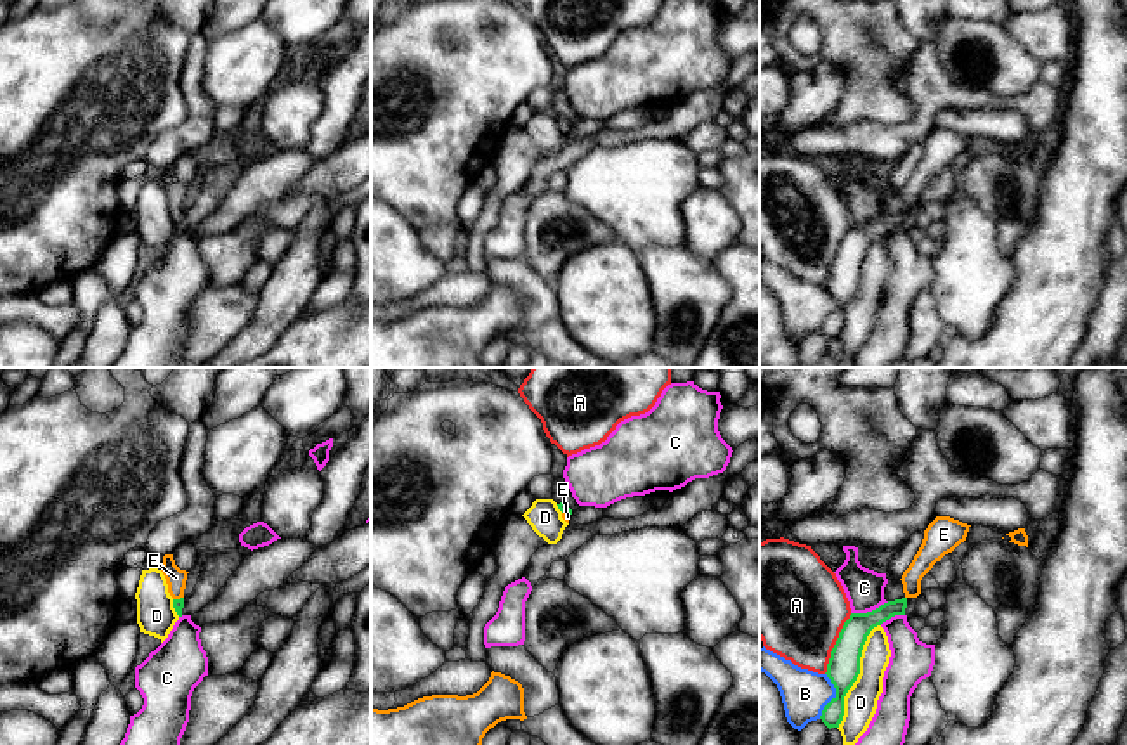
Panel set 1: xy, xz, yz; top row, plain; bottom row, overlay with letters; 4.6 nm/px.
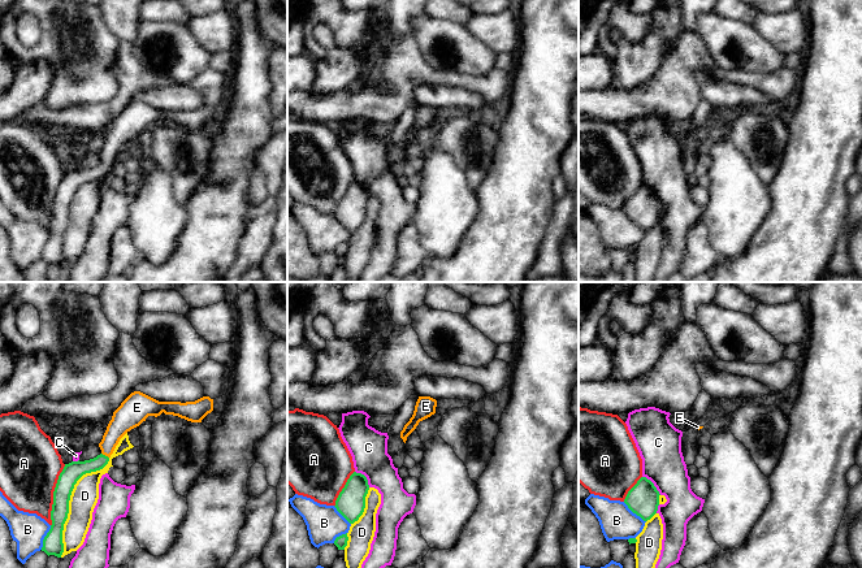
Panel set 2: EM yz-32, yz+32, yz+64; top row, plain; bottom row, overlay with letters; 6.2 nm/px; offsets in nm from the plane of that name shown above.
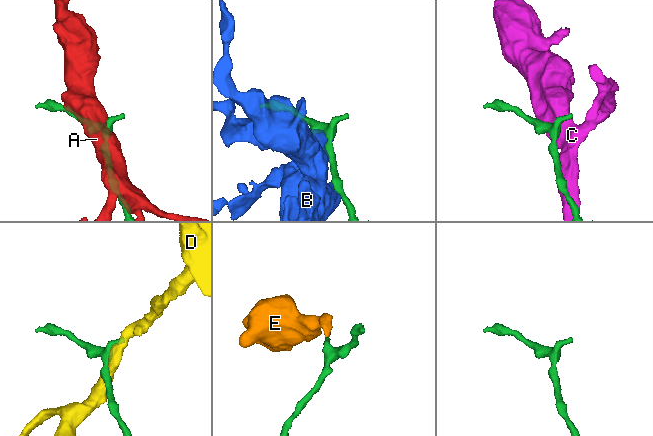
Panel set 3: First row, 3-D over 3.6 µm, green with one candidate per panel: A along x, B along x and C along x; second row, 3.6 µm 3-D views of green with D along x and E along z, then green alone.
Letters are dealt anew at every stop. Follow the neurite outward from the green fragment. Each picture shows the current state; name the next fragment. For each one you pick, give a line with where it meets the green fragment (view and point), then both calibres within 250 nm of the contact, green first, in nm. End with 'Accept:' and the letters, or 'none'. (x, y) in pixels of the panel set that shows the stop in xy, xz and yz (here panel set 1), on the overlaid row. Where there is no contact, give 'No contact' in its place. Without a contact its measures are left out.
E: Touches green at xy (177, 600). Thickness 50 nm (green) against 90 nm
Accept: E

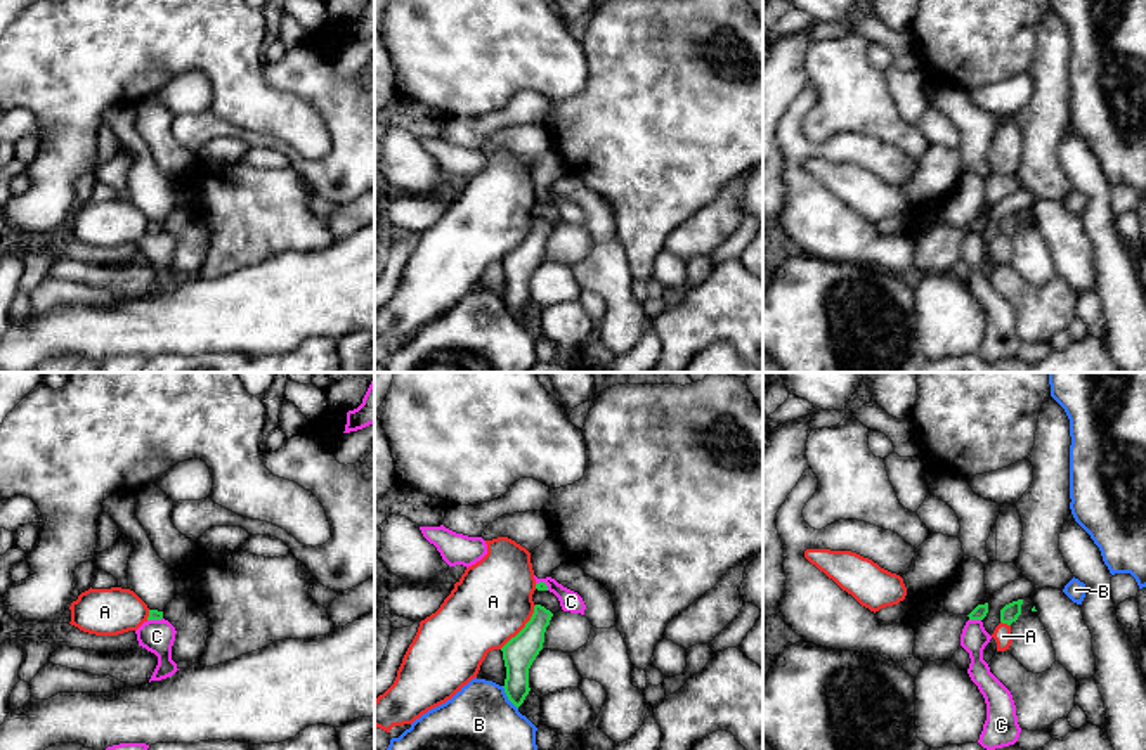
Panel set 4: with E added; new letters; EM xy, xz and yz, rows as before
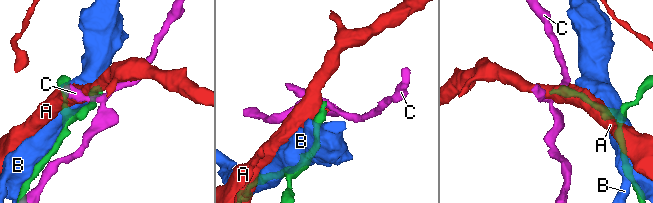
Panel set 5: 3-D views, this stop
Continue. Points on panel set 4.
Accept: none

